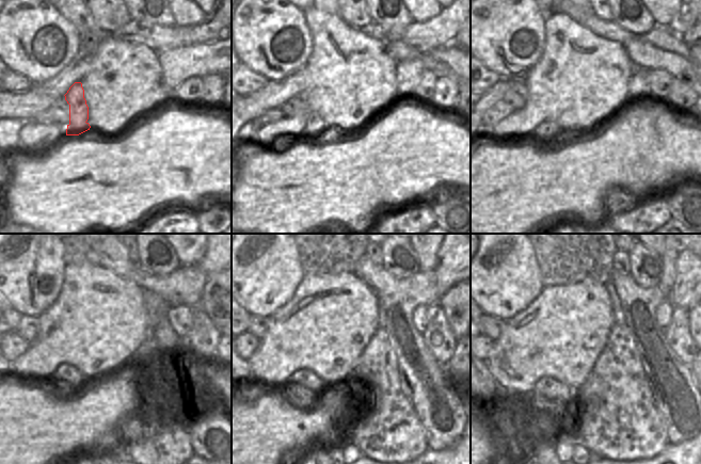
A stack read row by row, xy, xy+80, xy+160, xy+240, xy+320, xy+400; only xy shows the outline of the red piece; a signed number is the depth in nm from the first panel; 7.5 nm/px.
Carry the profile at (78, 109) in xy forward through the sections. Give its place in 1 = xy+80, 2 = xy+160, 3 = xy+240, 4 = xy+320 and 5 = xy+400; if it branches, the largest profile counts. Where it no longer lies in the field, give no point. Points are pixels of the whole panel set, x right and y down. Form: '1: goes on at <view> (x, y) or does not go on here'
1: goes on at xy+80 (315, 125)
2: goes on at xy+160 (547, 132)
3: goes on at xy+240 (66, 374)
4: goes on at xy+320 (304, 380)
5: goes on at xy+400 (548, 396)

